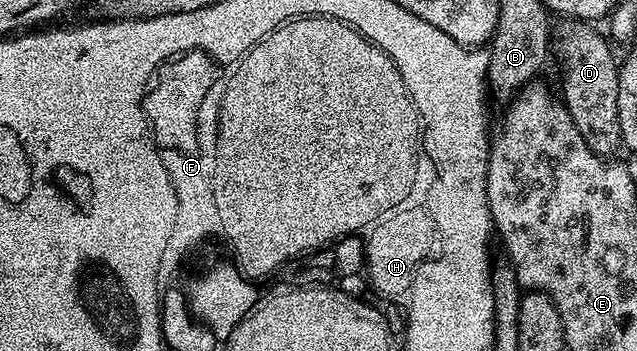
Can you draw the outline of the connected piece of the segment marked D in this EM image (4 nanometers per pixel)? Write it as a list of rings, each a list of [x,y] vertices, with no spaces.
[[[562,23],[556,29],[556,57],[562,60],[562,94],[567,111],[572,115],[572,123],[576,123],[576,131],[584,135],[584,143],[592,147],[592,151],[599,157],[609,158],[617,149],[620,149],[620,119],[616,115],[616,95],[620,95],[620,79],[618,78],[619,58],[614,58],[610,50],[611,42],[605,36],[594,30],[595,26],[590,23]]]

